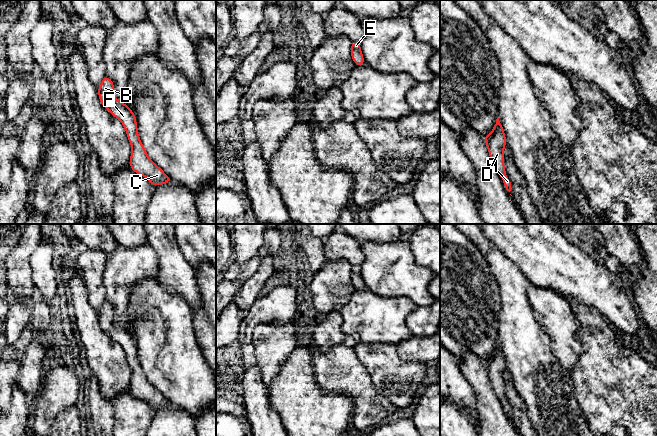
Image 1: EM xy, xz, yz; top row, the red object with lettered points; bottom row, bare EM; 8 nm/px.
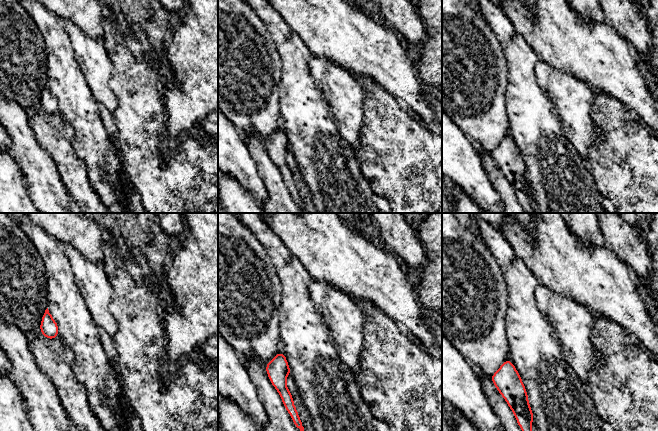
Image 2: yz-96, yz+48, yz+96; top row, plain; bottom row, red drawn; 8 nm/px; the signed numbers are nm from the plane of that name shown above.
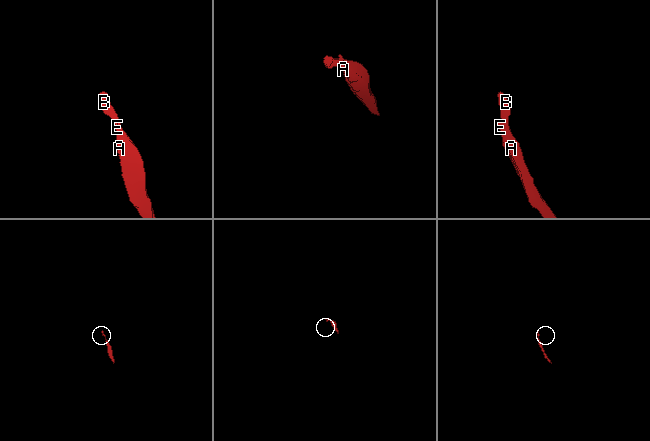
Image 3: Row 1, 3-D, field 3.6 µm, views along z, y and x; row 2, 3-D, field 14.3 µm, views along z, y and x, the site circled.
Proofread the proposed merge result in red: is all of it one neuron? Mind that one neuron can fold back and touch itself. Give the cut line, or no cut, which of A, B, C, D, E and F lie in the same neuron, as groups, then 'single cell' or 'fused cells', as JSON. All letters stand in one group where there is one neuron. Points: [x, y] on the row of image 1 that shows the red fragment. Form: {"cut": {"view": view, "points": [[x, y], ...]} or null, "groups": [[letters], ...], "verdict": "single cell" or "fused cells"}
{"cut": null, "groups": [["A", "B", "C", "D", "E", "F"]], "verdict": "single cell"}

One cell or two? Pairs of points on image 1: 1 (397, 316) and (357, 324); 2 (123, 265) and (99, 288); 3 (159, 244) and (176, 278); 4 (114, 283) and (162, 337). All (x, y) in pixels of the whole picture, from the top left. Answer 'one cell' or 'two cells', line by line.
1: one cell
2: two cells
3: one cell
4: two cells

